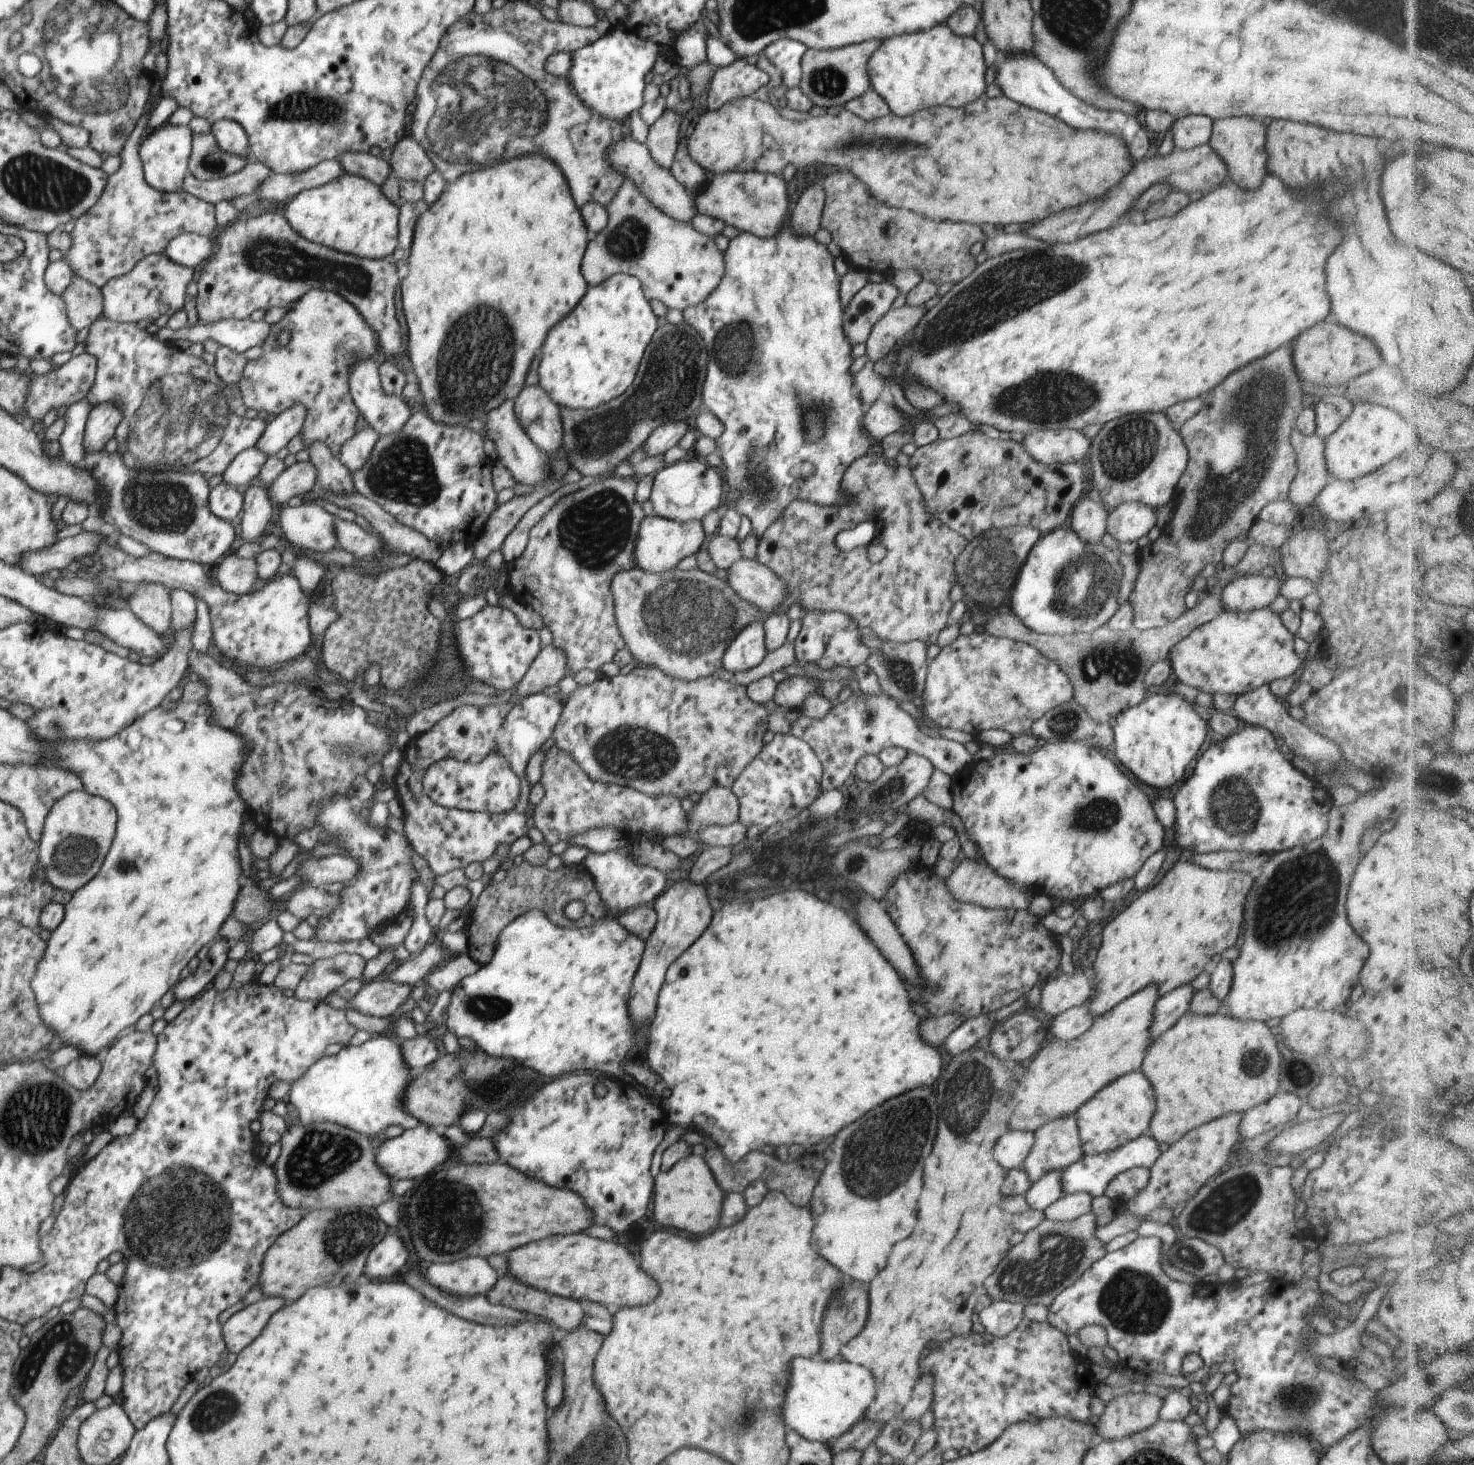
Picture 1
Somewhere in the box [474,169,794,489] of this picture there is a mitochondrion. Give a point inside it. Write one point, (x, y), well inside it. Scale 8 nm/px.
(669, 384)

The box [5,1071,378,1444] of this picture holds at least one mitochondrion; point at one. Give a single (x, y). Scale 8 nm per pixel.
(61, 1351)

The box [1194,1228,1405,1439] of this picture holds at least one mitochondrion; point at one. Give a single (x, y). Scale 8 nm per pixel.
(1298, 1399)

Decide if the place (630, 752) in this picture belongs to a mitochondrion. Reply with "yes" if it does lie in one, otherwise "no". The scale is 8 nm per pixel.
yes

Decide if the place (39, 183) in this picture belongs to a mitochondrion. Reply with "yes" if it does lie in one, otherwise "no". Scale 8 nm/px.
yes

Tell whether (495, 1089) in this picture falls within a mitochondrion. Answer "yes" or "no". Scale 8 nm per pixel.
yes

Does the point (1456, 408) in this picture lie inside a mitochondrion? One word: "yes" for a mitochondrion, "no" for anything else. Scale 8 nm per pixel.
no

